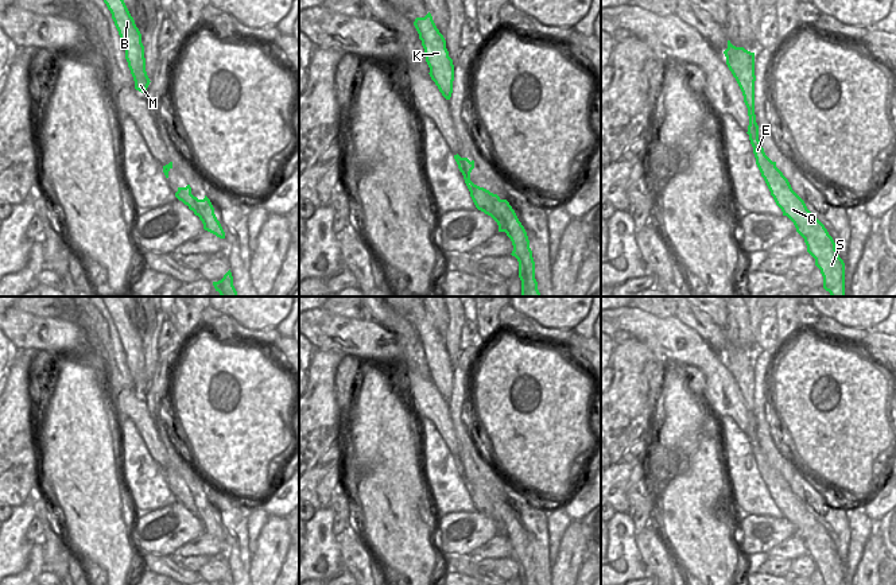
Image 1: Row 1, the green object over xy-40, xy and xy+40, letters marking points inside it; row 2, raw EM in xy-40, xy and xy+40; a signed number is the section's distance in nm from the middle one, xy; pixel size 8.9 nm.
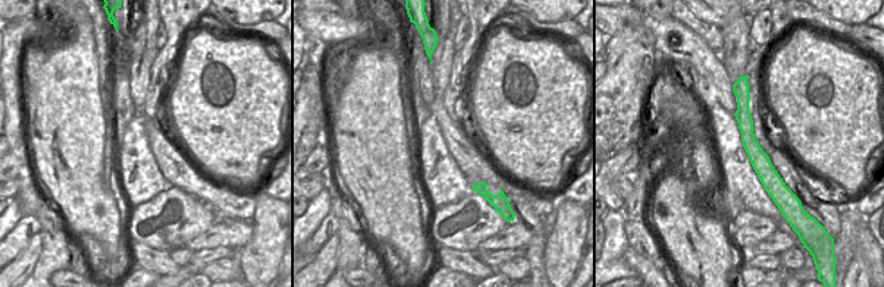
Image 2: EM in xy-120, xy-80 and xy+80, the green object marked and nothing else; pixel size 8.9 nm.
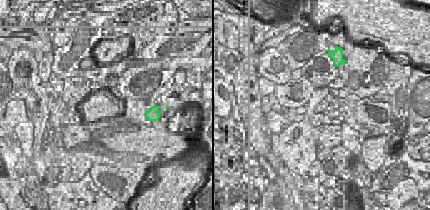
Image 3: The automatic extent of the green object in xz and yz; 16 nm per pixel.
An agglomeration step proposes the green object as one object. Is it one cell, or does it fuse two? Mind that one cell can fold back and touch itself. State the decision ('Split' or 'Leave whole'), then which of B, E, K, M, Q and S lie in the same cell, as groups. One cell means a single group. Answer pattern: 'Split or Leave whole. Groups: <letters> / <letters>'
Split. Groups: B E K M Q / S.

